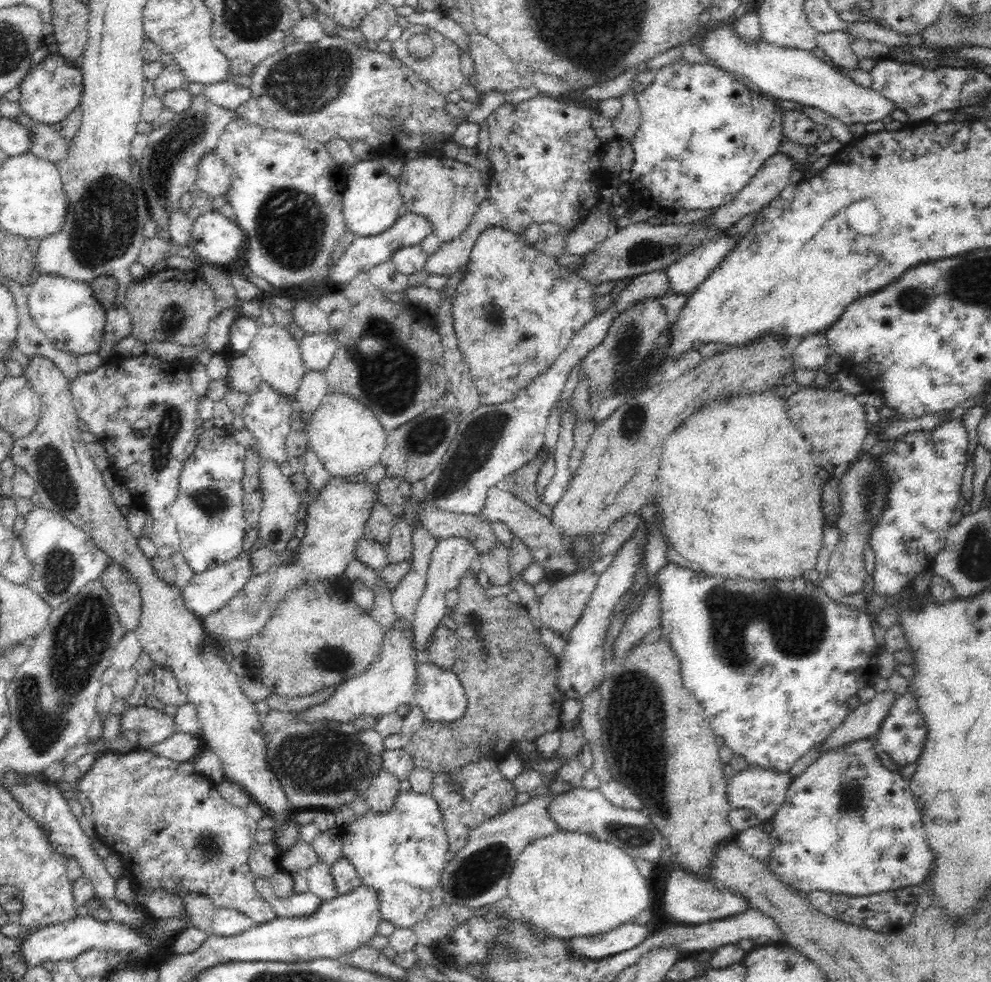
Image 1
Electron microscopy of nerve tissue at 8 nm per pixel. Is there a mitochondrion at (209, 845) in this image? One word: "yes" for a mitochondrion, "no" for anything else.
yes

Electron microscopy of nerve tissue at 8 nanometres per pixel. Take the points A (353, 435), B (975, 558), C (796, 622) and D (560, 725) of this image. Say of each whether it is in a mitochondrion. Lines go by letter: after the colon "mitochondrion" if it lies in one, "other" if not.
A: other
B: mitochondrion
C: mitochondrion
D: other

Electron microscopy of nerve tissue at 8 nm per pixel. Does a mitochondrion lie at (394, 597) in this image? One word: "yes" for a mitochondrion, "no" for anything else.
no

